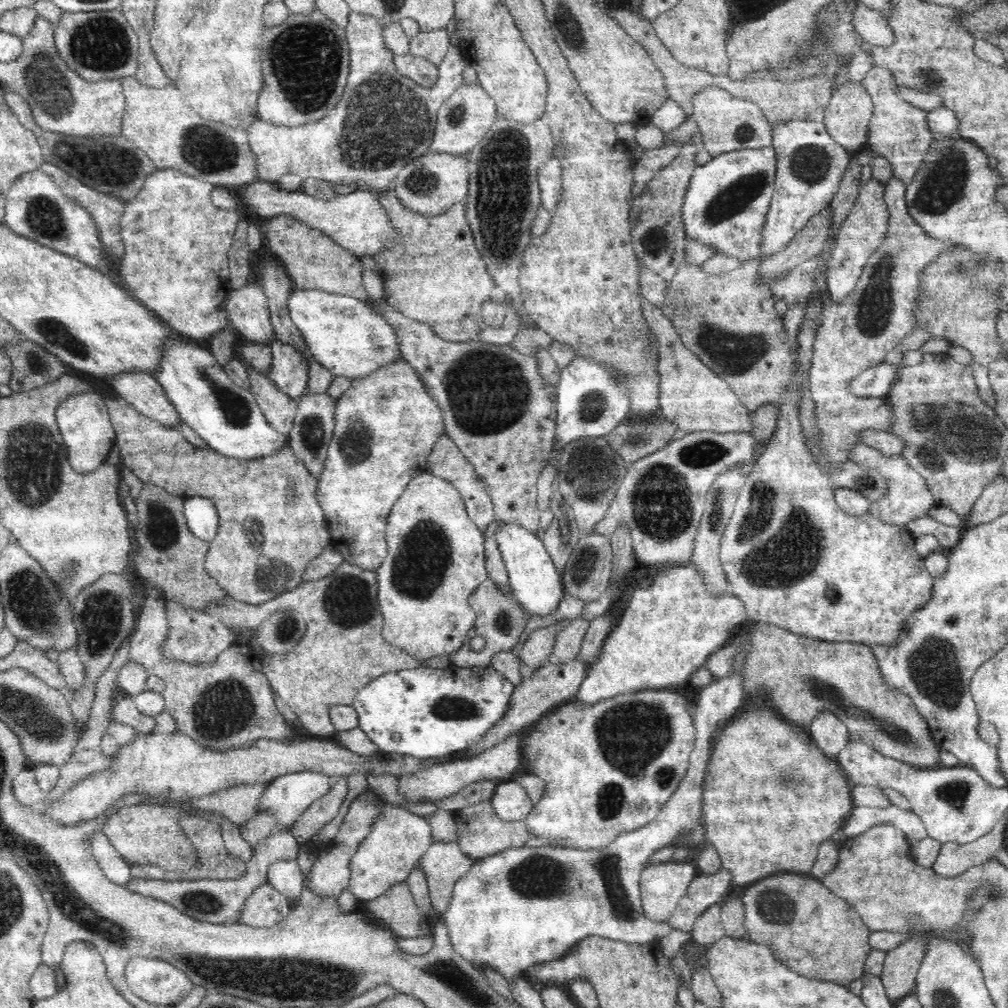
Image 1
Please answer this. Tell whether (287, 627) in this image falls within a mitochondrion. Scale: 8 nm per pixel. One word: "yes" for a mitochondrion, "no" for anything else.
yes

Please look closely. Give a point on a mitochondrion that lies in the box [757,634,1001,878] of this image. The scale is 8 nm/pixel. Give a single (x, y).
(932, 666)

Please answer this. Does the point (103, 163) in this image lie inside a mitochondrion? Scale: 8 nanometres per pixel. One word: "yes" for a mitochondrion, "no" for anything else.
yes

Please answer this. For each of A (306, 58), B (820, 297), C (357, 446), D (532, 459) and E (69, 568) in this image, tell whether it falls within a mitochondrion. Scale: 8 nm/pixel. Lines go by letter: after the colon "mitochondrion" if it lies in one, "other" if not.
A: mitochondrion
B: other
C: mitochondrion
D: other
E: mitochondrion

